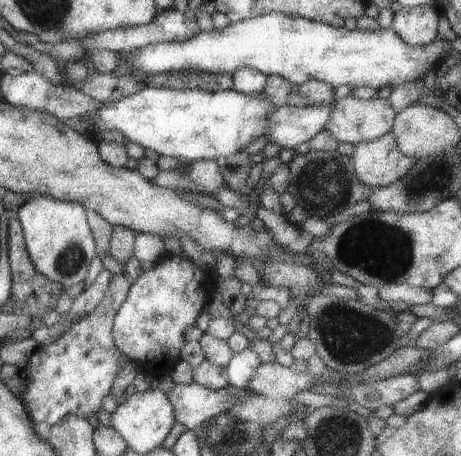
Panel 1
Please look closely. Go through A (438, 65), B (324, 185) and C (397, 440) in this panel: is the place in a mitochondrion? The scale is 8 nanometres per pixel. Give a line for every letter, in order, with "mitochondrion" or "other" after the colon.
A: other
B: mitochondrion
C: other

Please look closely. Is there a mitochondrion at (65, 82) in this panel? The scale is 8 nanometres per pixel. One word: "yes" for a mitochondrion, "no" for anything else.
no

